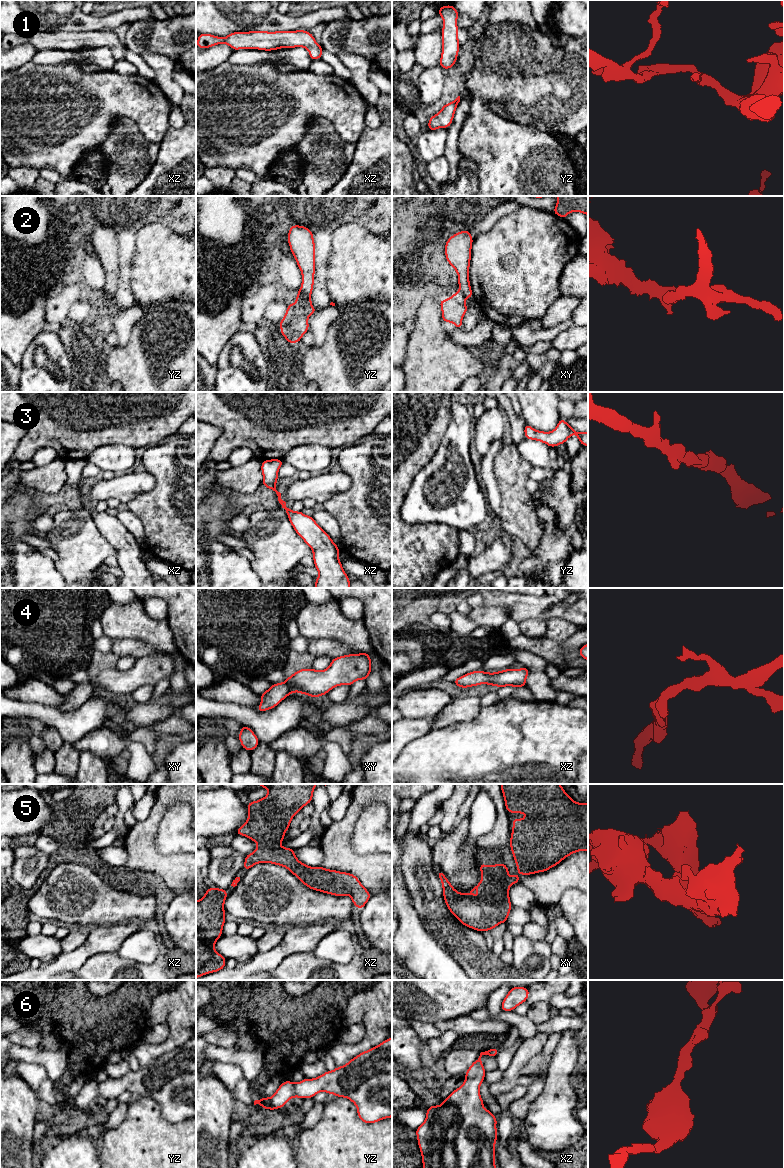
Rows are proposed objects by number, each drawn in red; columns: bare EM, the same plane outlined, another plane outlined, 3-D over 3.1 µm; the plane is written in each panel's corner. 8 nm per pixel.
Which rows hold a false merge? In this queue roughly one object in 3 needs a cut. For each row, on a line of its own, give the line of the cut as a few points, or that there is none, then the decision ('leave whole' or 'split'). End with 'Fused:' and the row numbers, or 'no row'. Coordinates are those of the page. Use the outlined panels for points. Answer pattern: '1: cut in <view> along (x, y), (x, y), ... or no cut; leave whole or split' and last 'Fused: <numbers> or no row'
1: no cut; leave whole
2: cut in yz along (299, 290), (305, 295), (310, 295); split
3: no cut; leave whole
4: no cut; leave whole
5: no cut; leave whole
6: no cut; leave whole
Fused: 2

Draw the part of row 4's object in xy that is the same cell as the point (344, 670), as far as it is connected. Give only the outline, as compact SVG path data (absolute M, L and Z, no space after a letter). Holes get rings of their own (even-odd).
M365 652L333 658L329 667L322 671L299 669L285 682L272 684L264 694L259 693L261 704L256 711L263 712L276 707L293 692L317 698L336 686L351 686L357 680L367 680L370 674L371 657Z

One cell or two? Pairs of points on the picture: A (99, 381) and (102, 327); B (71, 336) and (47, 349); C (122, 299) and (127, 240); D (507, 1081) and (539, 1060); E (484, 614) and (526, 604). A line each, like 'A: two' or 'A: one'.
A: one
B: two
C: one
D: two
E: two

